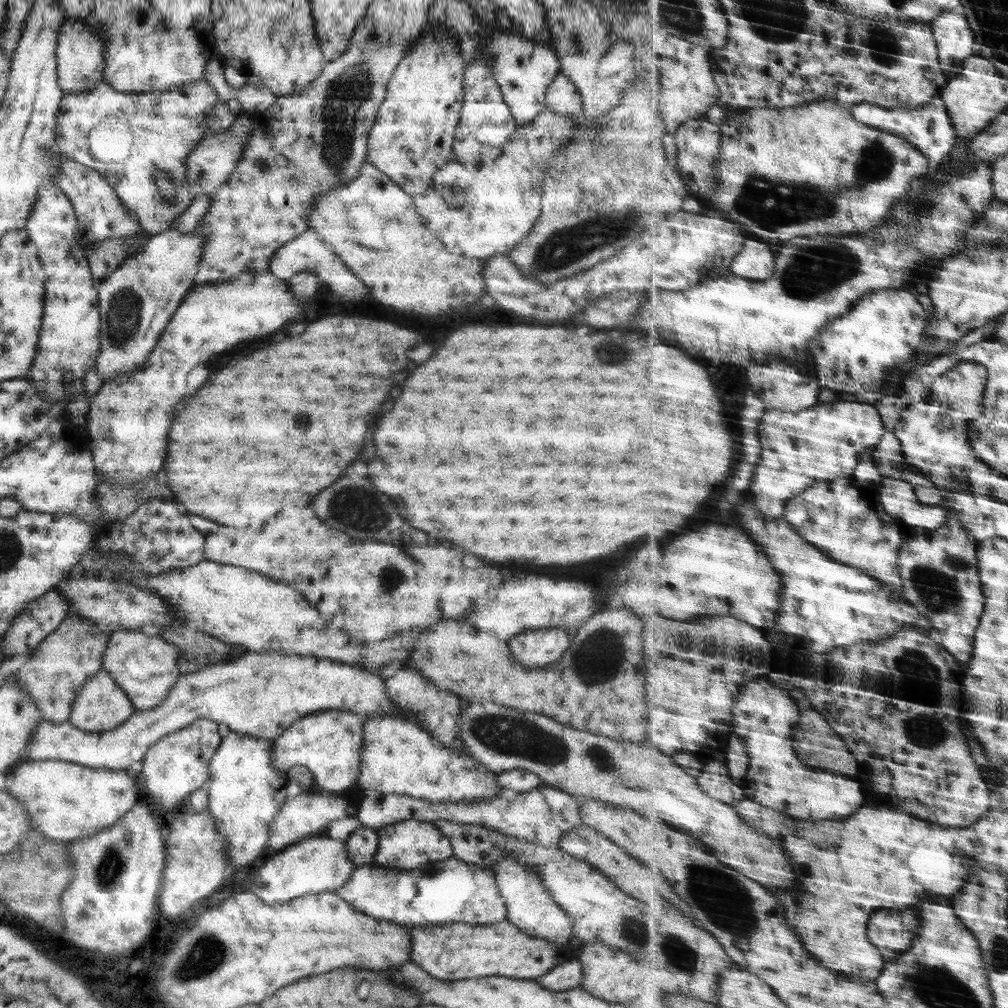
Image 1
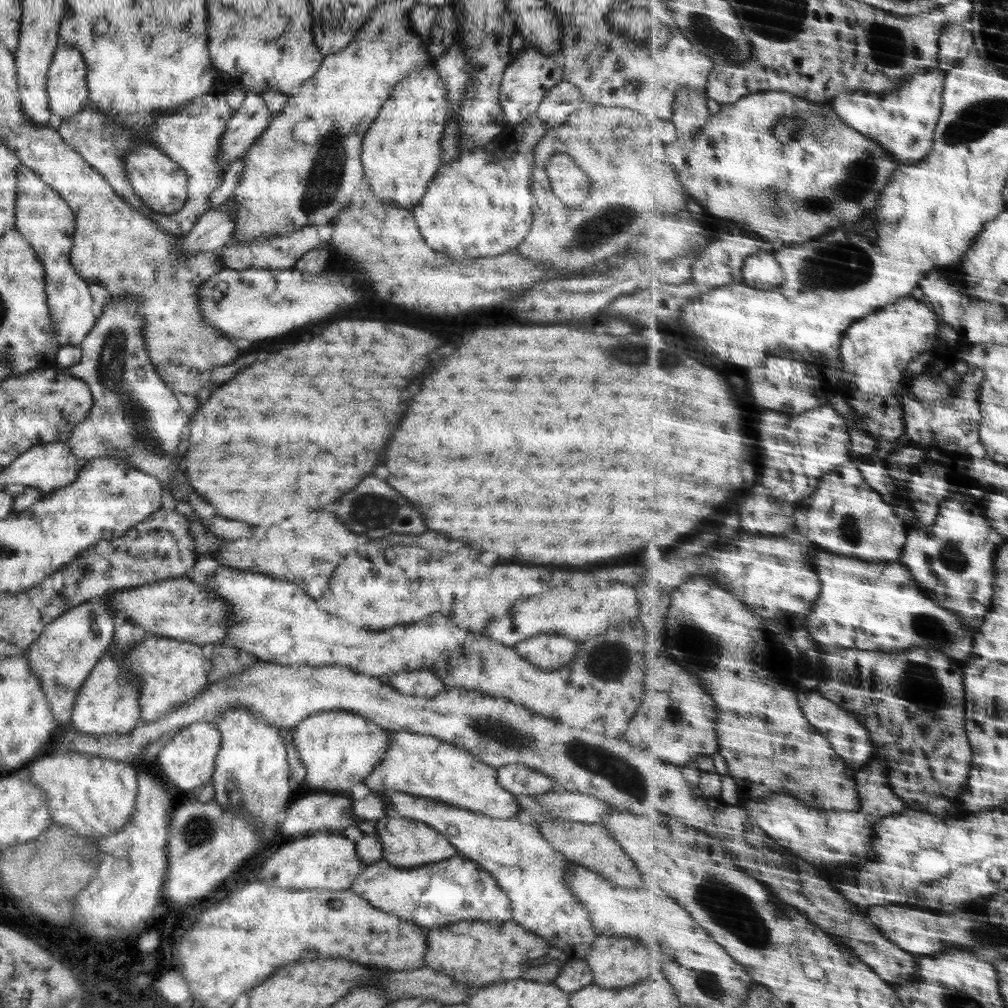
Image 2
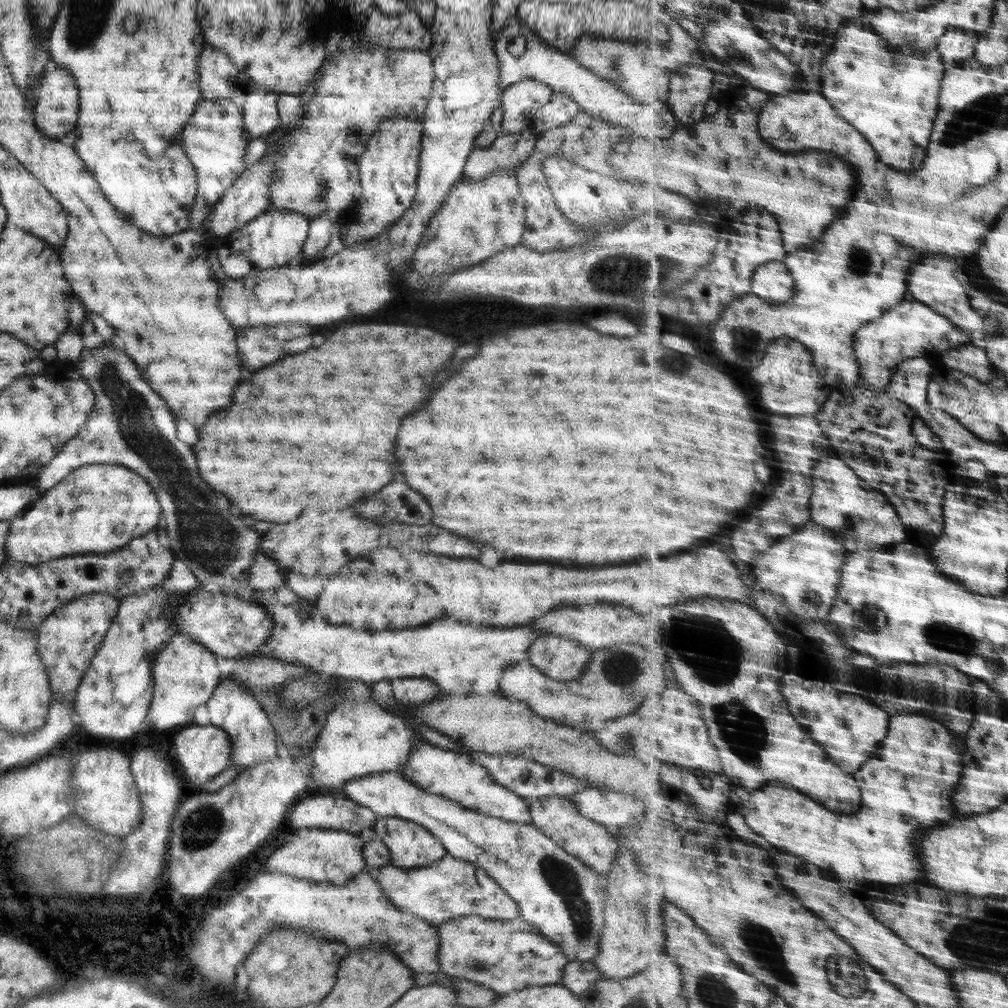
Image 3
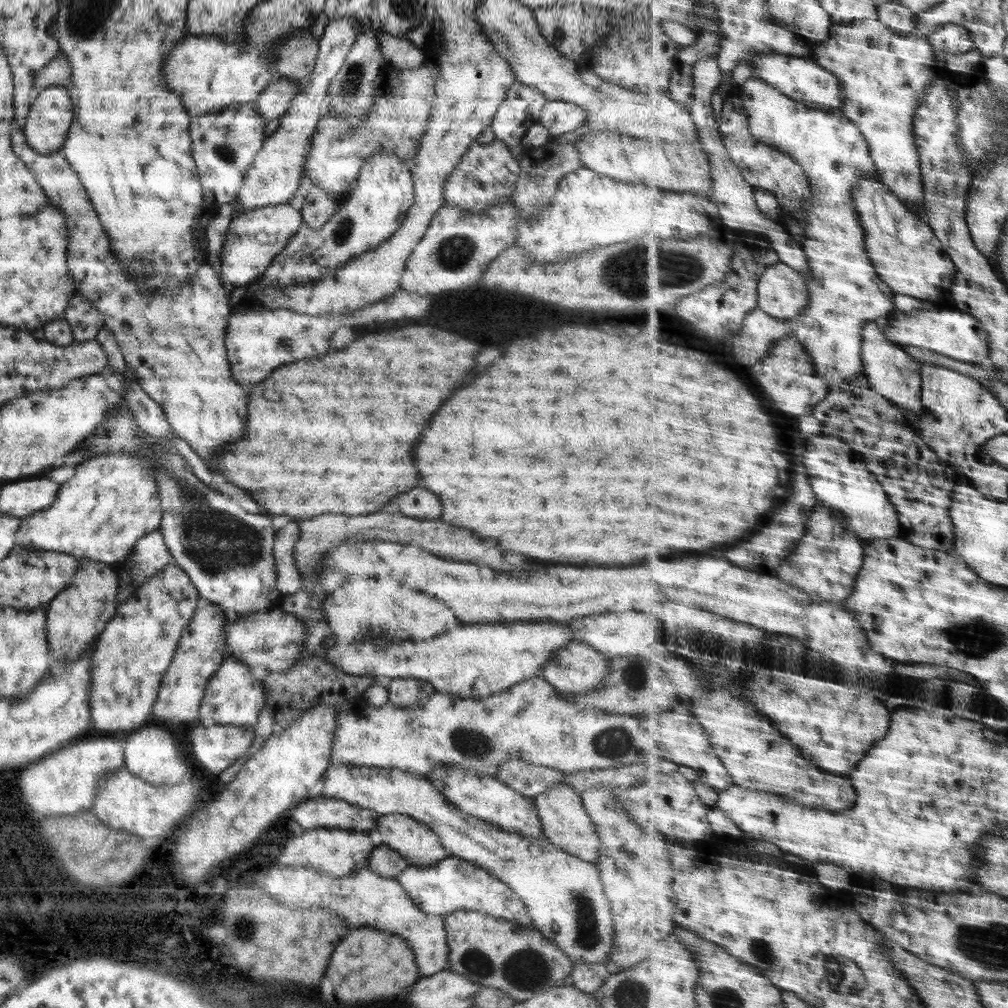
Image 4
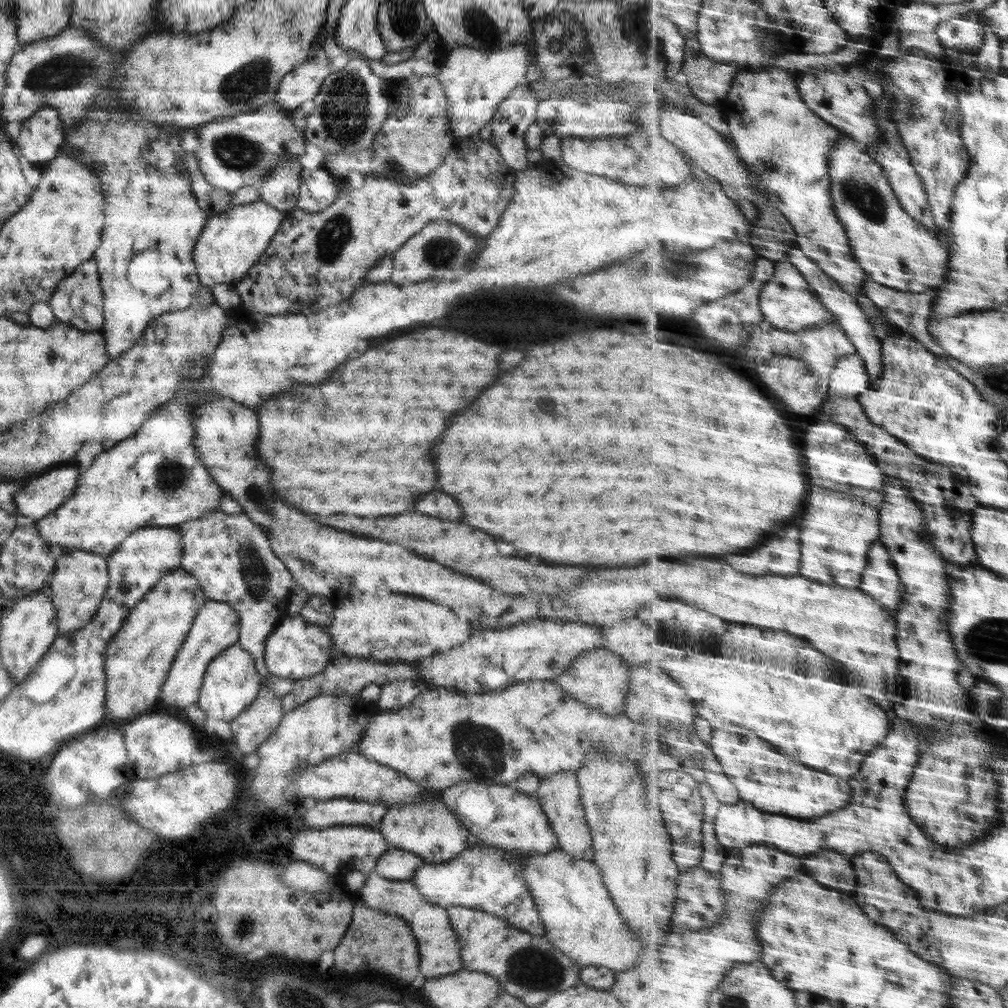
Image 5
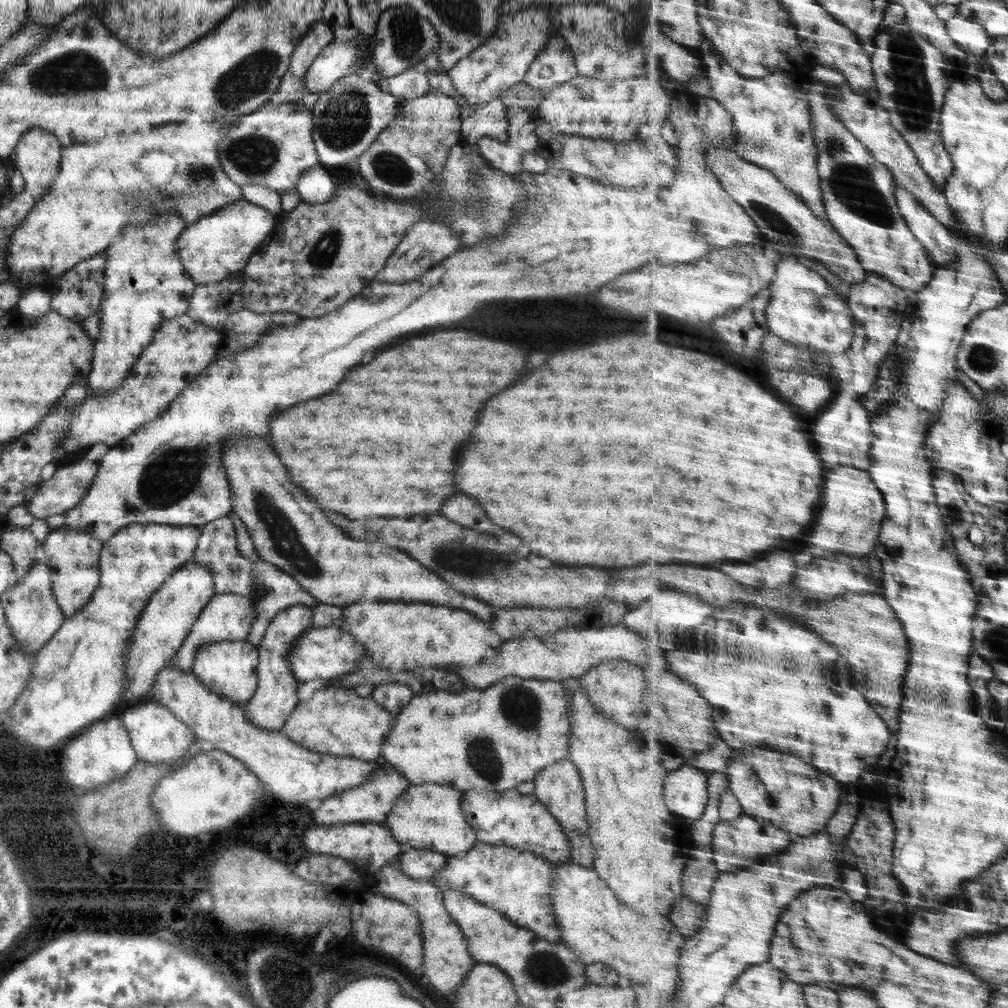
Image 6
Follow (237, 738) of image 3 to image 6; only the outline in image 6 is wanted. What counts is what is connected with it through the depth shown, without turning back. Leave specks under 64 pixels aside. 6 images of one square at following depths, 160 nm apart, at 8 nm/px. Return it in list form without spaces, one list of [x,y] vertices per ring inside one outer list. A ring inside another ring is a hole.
[[[215,641],[202,644],[192,660],[191,670],[196,679],[211,692],[242,707],[251,698],[257,684],[256,668],[258,664],[256,648],[247,641]]]

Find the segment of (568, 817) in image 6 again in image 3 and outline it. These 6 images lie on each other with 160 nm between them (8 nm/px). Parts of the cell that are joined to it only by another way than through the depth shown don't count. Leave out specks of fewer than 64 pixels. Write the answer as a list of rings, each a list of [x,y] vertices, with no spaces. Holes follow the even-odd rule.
[[[549,796],[531,800],[529,804],[530,824],[536,826],[559,848],[579,860],[584,866],[594,870],[599,877],[604,876],[615,862],[618,841],[607,832],[602,824],[597,824],[577,812],[577,808],[565,797]]]

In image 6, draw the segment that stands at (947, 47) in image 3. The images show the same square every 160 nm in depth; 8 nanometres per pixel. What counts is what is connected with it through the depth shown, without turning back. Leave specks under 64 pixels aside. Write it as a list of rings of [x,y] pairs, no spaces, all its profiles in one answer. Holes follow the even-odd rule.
[[[961,13],[946,22],[948,33],[961,49],[977,56],[985,55],[993,43],[991,35],[983,26],[977,24],[977,21],[965,18]]]

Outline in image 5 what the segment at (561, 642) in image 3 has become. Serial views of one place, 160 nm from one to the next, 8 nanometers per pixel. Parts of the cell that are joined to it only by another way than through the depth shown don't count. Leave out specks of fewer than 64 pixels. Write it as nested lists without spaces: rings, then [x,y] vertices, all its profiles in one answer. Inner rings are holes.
[[[607,649],[584,650],[554,681],[575,700],[607,716],[623,714],[624,696],[628,690],[629,665]]]

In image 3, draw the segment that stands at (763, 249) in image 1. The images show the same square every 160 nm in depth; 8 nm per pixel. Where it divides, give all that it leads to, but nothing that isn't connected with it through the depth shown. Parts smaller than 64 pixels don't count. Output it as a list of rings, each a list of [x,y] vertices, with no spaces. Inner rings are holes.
[[[783,261],[763,264],[753,275],[752,293],[770,304],[791,300],[795,291],[795,278]]]

